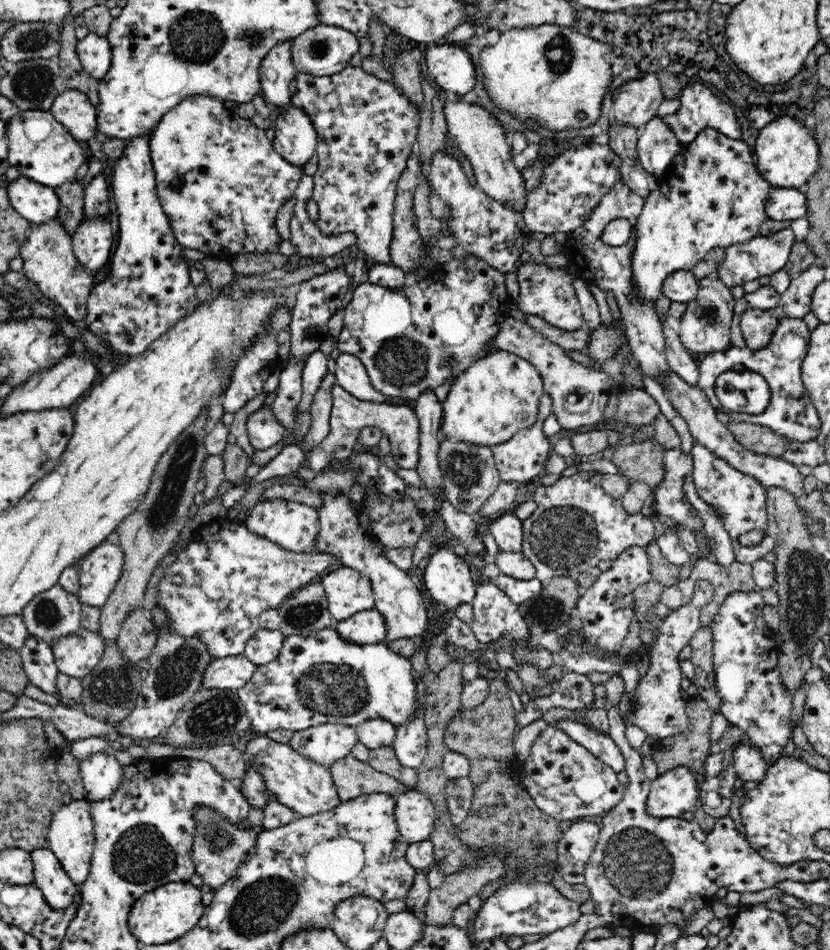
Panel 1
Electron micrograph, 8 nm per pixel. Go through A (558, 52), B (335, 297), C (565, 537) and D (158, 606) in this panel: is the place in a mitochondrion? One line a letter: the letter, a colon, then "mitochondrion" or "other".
A: mitochondrion
B: other
C: mitochondrion
D: other

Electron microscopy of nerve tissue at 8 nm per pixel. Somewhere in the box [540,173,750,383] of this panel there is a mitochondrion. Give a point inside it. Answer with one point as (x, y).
(707, 313)

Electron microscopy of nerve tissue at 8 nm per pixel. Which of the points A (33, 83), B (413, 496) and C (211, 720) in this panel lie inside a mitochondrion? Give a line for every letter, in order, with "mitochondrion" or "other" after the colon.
A: mitochondrion
B: other
C: mitochondrion

